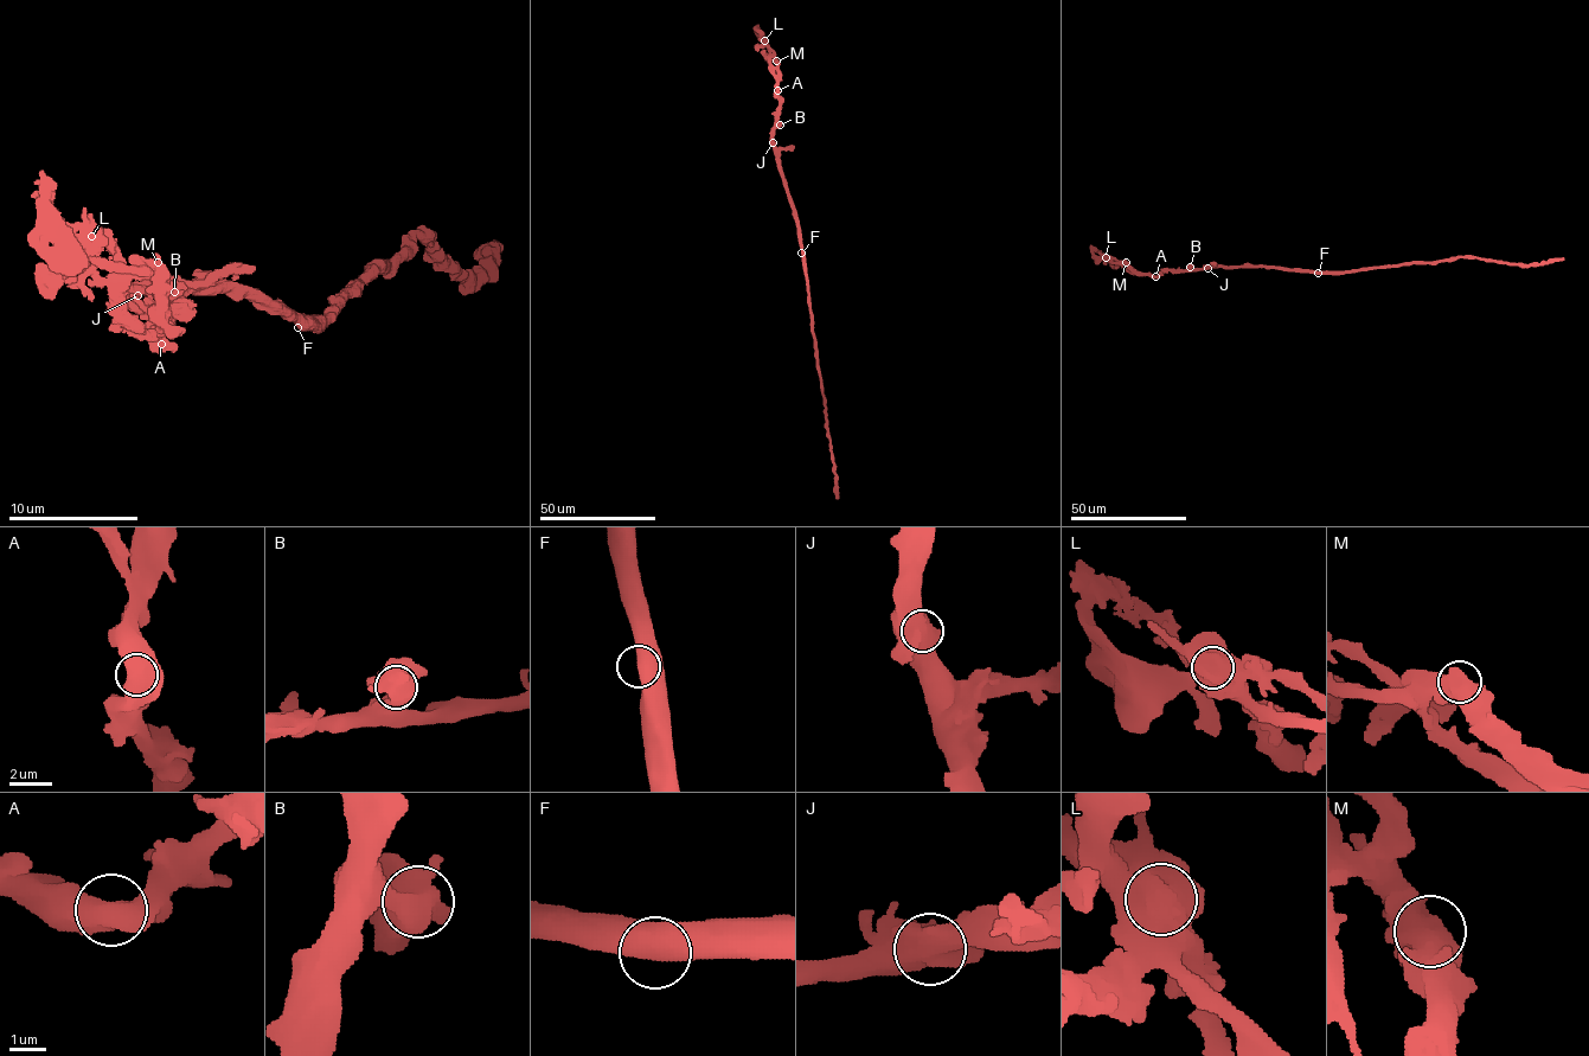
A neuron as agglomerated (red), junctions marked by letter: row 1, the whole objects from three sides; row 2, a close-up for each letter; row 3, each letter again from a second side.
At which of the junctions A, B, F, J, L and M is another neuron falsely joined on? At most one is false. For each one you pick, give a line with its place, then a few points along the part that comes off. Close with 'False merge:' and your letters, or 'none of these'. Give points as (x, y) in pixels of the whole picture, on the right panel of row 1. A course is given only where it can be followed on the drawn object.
L: (1106, 257) | (1104, 257), (1146, 275)
False merge: L

